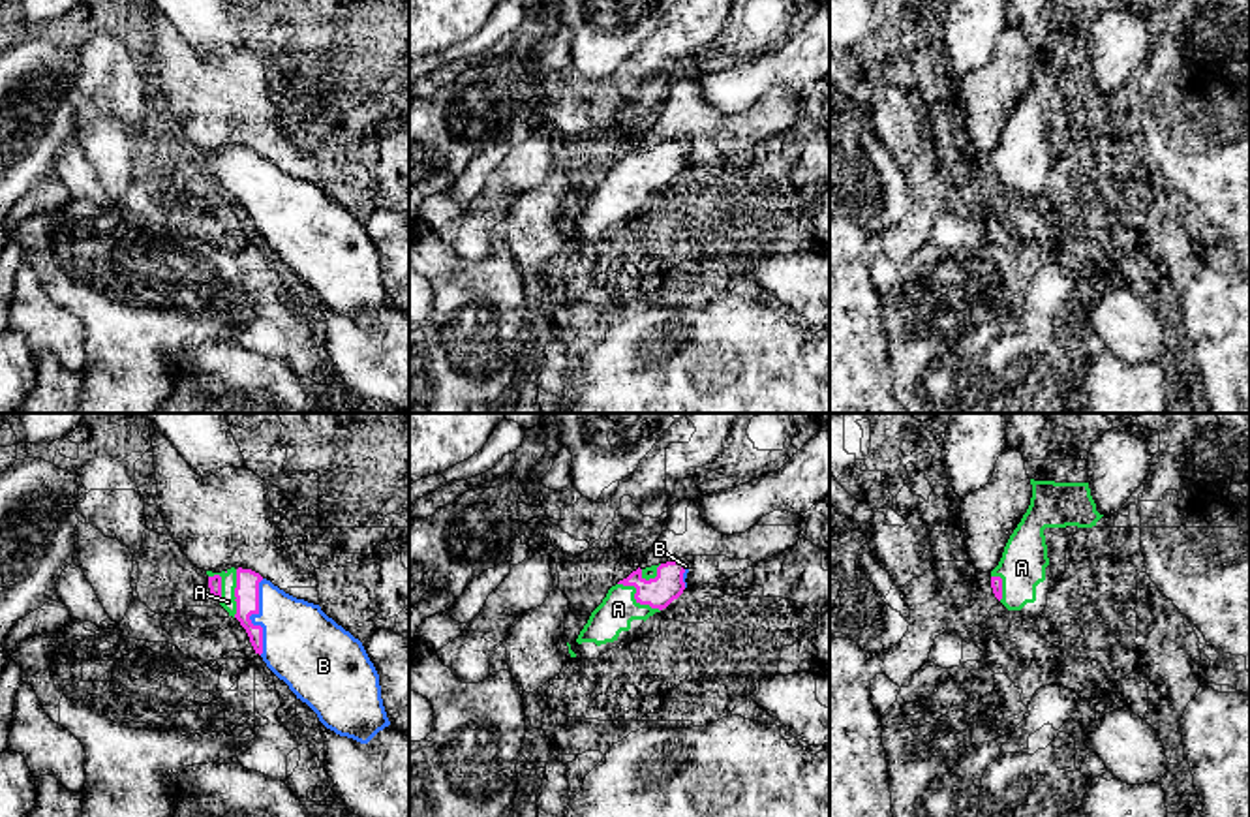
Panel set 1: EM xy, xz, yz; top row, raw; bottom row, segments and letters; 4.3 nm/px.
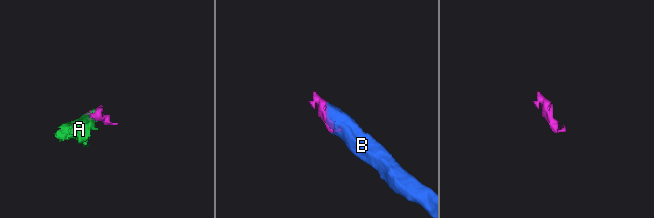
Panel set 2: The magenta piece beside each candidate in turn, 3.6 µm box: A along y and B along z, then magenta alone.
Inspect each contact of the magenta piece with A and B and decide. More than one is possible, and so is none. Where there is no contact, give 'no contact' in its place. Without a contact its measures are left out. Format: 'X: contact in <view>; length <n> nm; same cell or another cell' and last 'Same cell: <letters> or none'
A: contact in xz; length 220 nm; same cell
B: contact in xy; length 320 nm; same cell
Same cell: A, B

